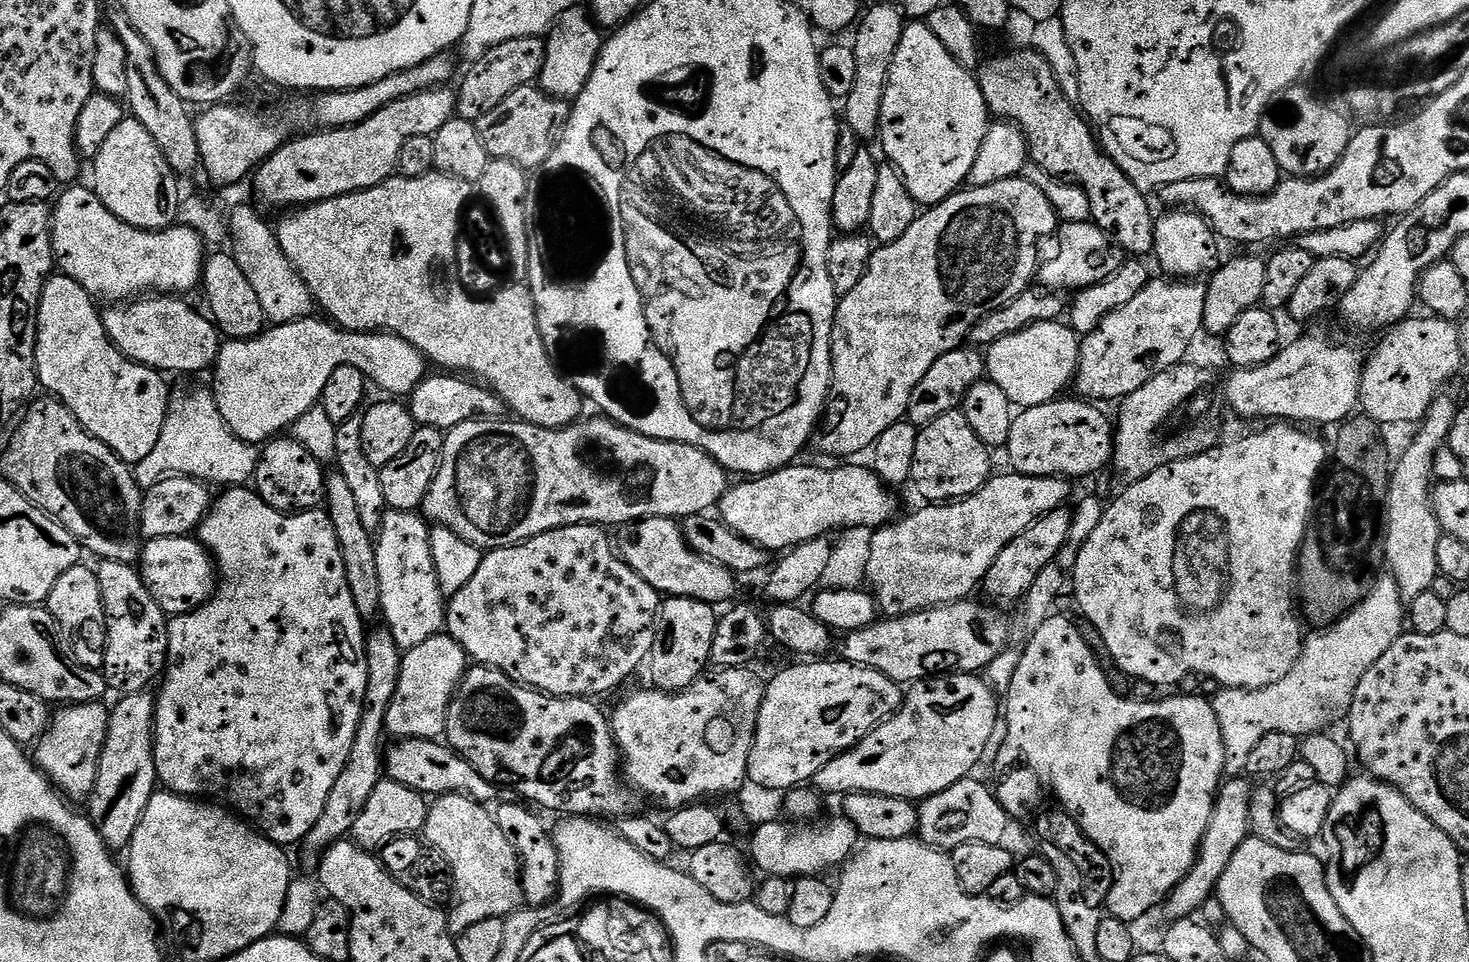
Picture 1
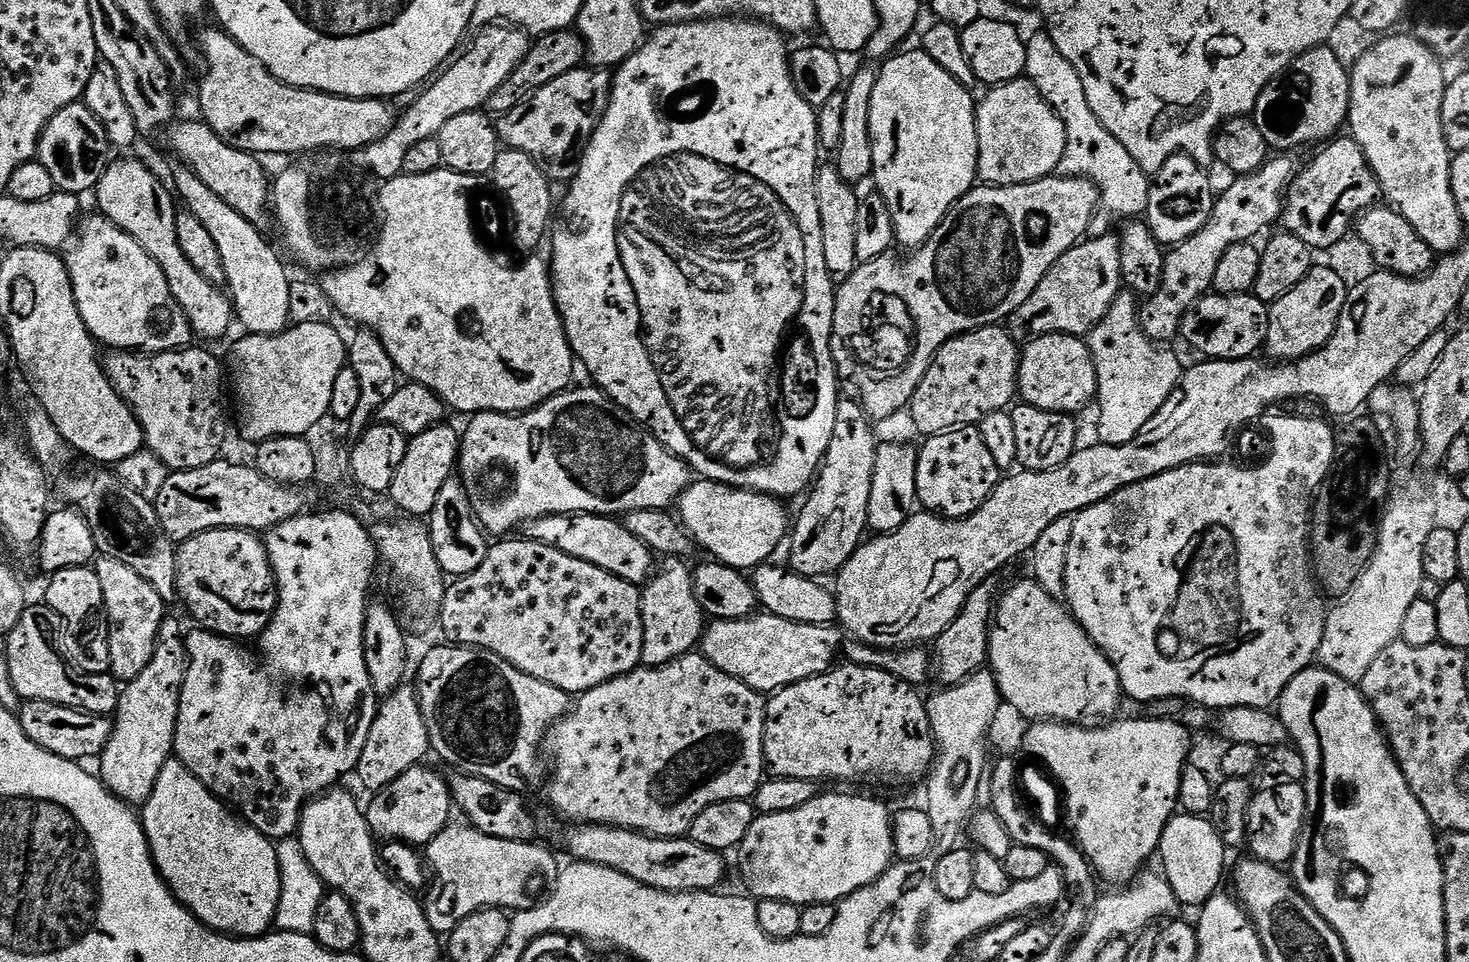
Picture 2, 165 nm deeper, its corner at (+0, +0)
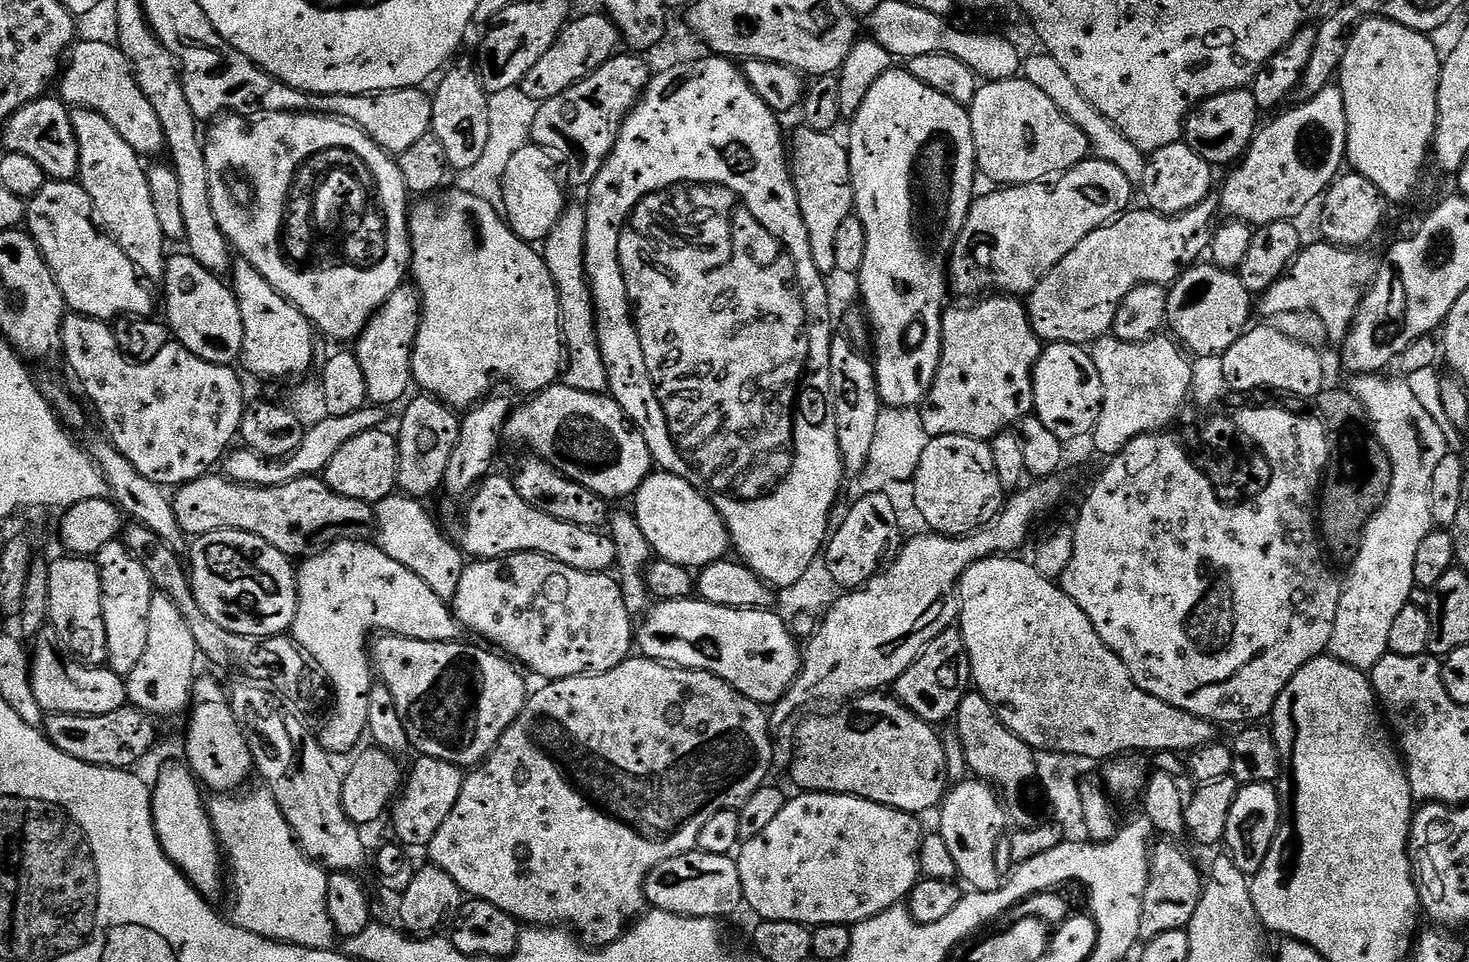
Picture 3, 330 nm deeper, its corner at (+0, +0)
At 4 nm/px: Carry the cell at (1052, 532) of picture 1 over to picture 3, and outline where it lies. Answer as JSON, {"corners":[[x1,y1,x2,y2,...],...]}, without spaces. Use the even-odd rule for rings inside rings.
{"corners":[[953,626,938,634,909,668,896,679,894,695,918,718,933,726,943,720,951,721,956,715,962,698,968,695,972,684,970,654,964,645,959,627]]}

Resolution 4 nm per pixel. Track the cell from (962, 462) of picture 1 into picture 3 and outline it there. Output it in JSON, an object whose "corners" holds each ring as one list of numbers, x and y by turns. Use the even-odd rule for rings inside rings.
{"corners":[[934,436,922,452,916,476,910,481,920,516,933,533,942,536,970,536,996,515,1006,503,998,470,994,467,991,443,965,436]]}

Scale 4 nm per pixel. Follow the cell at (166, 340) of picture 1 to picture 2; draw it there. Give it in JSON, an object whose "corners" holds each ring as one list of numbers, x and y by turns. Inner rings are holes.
{"corners":[[93,214,79,221,74,235,66,248,66,263,70,282,74,286,74,298,78,302,78,314,82,314,82,322,86,322,86,330,93,340,101,345,109,344,112,350,131,350,151,354,153,352,175,352,177,348,187,348,193,343,192,327,182,306,172,296,170,286,166,282,166,274,162,274,162,266,130,238,114,222,106,217]]}

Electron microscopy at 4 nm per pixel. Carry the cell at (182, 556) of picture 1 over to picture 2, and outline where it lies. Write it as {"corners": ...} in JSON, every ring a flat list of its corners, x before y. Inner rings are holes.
{"corners":[[215,528,183,541,176,550,178,580,176,590,179,599,192,611,201,629,215,632,218,636,241,638,259,637,270,622,276,609,276,579,270,566,264,541,255,532,243,528]]}

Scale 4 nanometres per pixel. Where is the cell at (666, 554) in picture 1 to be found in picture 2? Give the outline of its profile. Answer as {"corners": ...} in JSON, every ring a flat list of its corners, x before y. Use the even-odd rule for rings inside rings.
{"corners":[[543,516,531,521,526,531,527,539,554,546,554,550,562,550,570,558,582,558,582,562,590,562,590,566,598,566,598,570,606,570,631,584,643,585,653,575,654,553,639,538,634,538,623,522,611,516]]}

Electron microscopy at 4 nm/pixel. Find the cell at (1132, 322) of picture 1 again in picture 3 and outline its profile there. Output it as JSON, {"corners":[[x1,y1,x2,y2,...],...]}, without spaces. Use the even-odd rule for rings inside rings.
{"corners":[[1329,86,1314,98,1297,103,1297,108,1281,114,1257,131,1256,137,1242,159,1231,169,1224,189,1218,192,1220,206,1225,217,1243,220,1245,224,1259,226,1283,220,1295,221,1312,203,1323,197,1333,180,1341,175,1348,154,1348,127,1346,126,1346,102,1339,86]]}

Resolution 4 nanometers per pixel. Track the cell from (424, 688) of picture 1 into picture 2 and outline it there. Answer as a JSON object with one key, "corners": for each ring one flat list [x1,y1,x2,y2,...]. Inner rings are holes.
{"corners":[[405,682,398,690,379,701,370,734,366,734,366,746,362,746,355,779,360,779,361,786,369,788,369,793,375,794,406,770,417,767,423,761,420,759,429,755,429,752,428,731,422,718,420,700,416,697,415,687]]}

